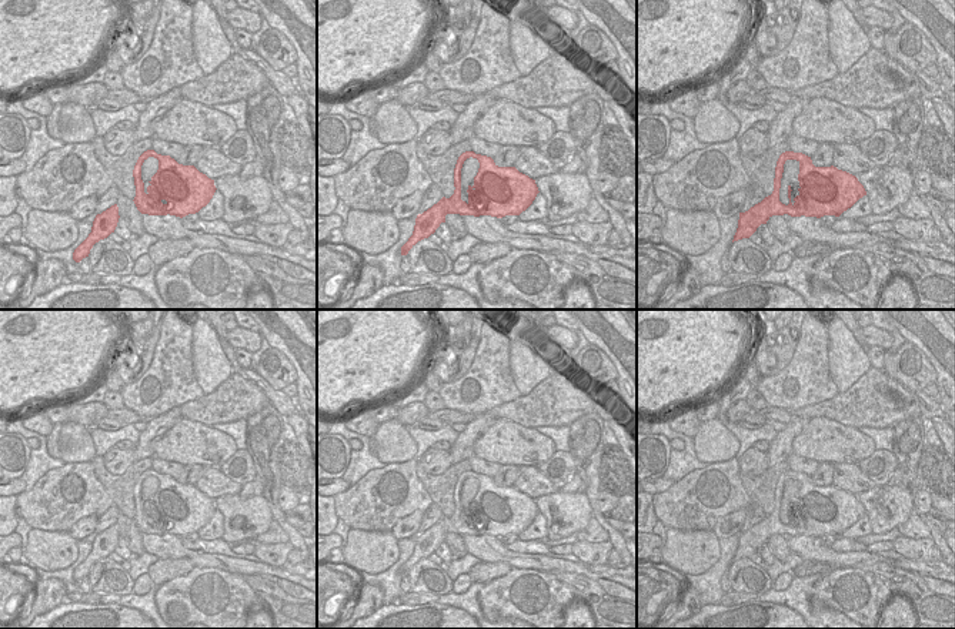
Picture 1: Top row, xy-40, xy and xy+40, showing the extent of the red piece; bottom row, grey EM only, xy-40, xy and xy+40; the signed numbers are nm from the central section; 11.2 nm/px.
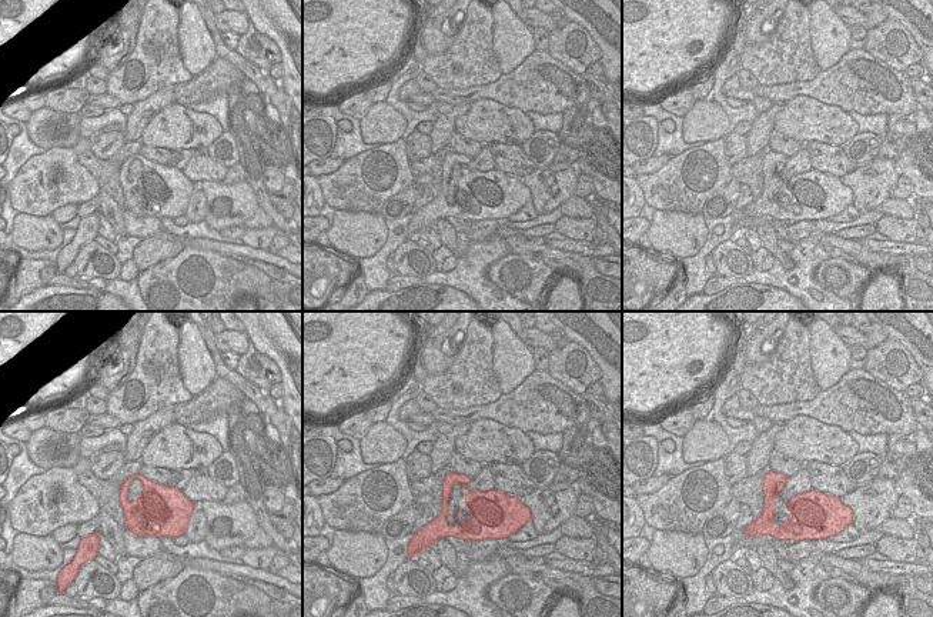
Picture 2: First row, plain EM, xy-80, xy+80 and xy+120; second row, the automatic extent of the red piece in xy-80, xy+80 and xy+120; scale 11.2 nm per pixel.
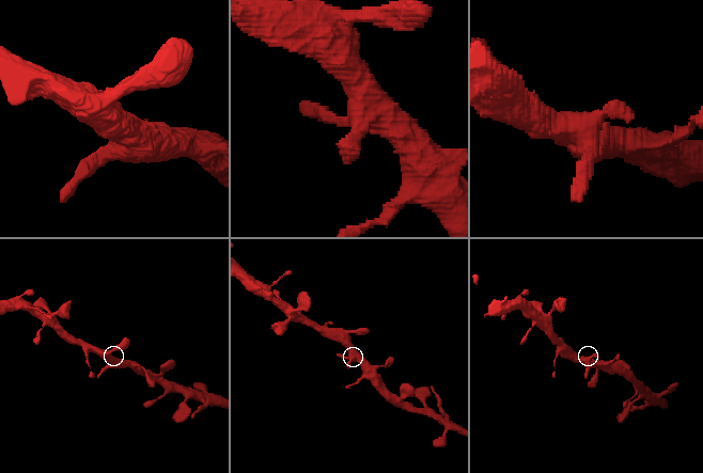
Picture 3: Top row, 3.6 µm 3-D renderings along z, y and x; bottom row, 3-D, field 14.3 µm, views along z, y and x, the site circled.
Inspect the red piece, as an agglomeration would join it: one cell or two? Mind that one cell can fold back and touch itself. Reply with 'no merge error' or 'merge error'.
no merge error

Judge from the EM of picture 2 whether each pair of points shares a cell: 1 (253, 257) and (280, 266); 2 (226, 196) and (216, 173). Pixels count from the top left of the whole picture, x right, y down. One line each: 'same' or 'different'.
1: same
2: different

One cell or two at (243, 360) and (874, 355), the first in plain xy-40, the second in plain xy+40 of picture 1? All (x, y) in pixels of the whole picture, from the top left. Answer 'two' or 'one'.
one

